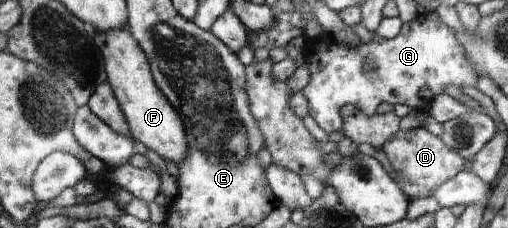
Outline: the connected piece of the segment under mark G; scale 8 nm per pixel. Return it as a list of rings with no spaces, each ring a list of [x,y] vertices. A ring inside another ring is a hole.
[[[420,16],[403,23],[401,31],[391,39],[382,38],[375,31],[370,41],[358,39],[355,45],[349,45],[321,34],[306,37],[302,46],[311,79],[301,91],[308,97],[312,118],[328,135],[336,130],[342,132],[340,109],[344,105],[355,106],[368,116],[376,113],[381,103],[406,104],[412,111],[428,112],[436,96],[444,94],[447,85],[476,87],[478,82],[473,62],[455,30],[439,16]],[[367,58],[374,62],[375,72],[362,70]]]

